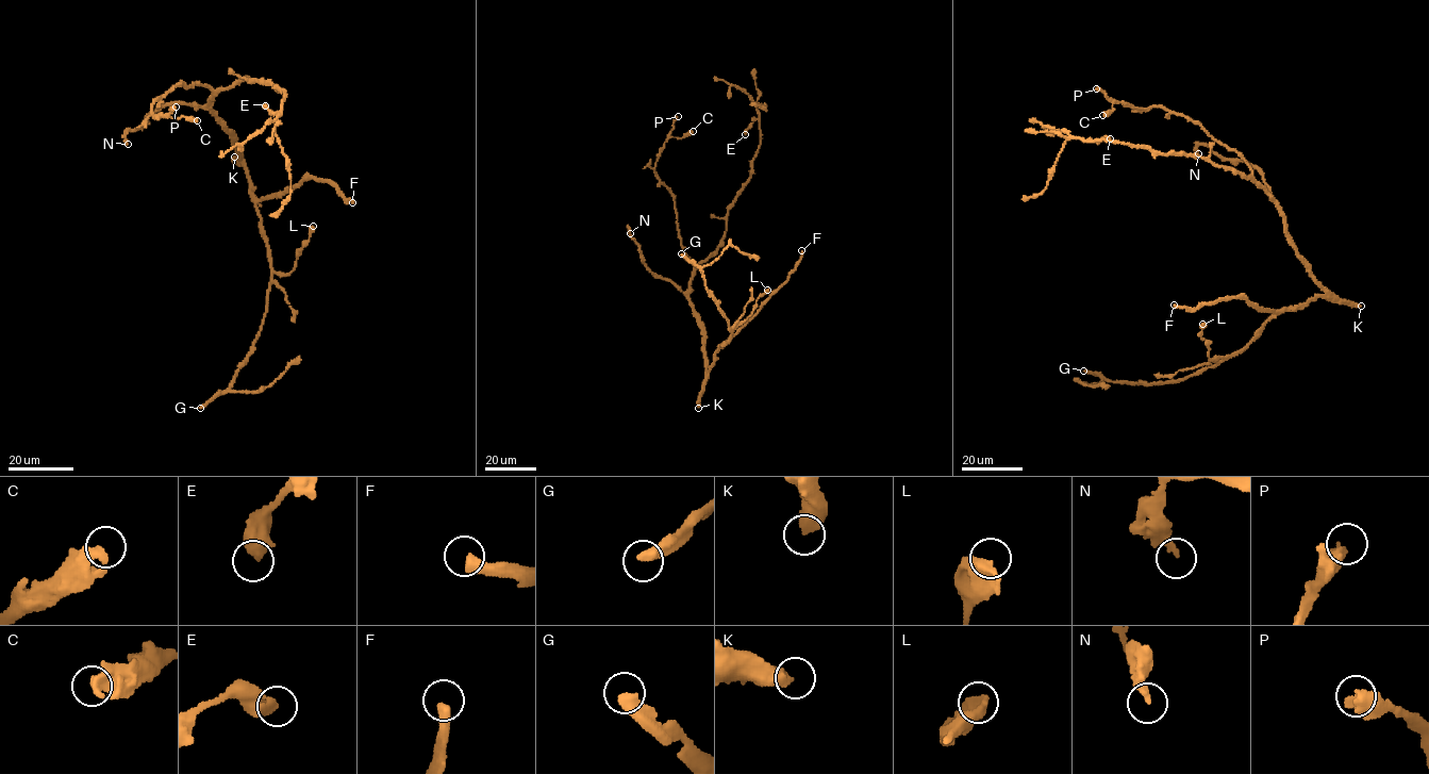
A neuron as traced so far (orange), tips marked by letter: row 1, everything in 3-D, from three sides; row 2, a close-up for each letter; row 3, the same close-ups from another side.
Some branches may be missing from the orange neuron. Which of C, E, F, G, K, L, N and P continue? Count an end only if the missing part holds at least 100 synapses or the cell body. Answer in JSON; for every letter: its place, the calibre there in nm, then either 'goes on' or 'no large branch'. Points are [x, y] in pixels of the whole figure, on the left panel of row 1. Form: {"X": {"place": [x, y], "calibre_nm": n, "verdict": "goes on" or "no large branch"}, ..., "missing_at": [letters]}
{"C": {"place": [197, 120], "calibre_nm": 440, "verdict": "no large branch"}, "E": {"place": [265, 105], "calibre_nm": 460, "verdict": "no large branch"}, "F": {"place": [352, 202], "calibre_nm": 400, "verdict": "goes on"}, "G": {"place": [200, 408], "calibre_nm": 420, "verdict": "goes on"}, "K": {"place": [234, 157], "calibre_nm": 440, "verdict": "no large branch"}, "L": {"place": [313, 226], "calibre_nm": 600, "verdict": "no large branch"}, "N": {"place": [128, 144], "calibre_nm": 240, "verdict": "no large branch"}, "P": {"place": [176, 106], "calibre_nm": 360, "verdict": "no large branch"}, "missing_at": ["F", "G"]}

